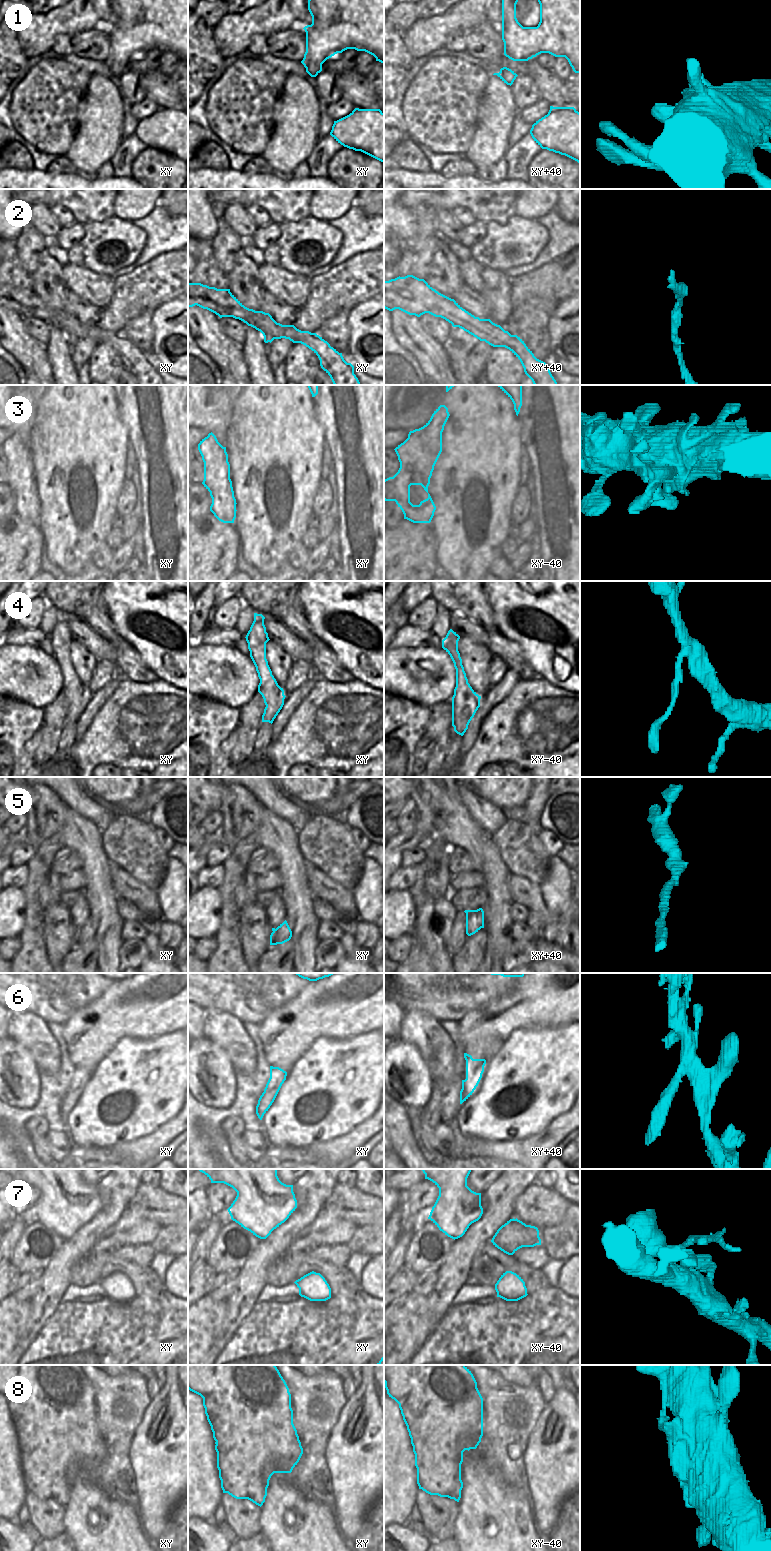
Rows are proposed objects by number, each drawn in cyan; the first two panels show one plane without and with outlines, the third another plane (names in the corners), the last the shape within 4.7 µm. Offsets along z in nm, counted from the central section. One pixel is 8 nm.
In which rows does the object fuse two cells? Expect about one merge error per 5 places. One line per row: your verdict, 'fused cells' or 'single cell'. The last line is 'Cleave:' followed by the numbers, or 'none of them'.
1: single cell
2: single cell
3: single cell
4: fused cells
5: single cell
6: single cell
7: single cell
8: fused cells
Cleave: 4, 8

